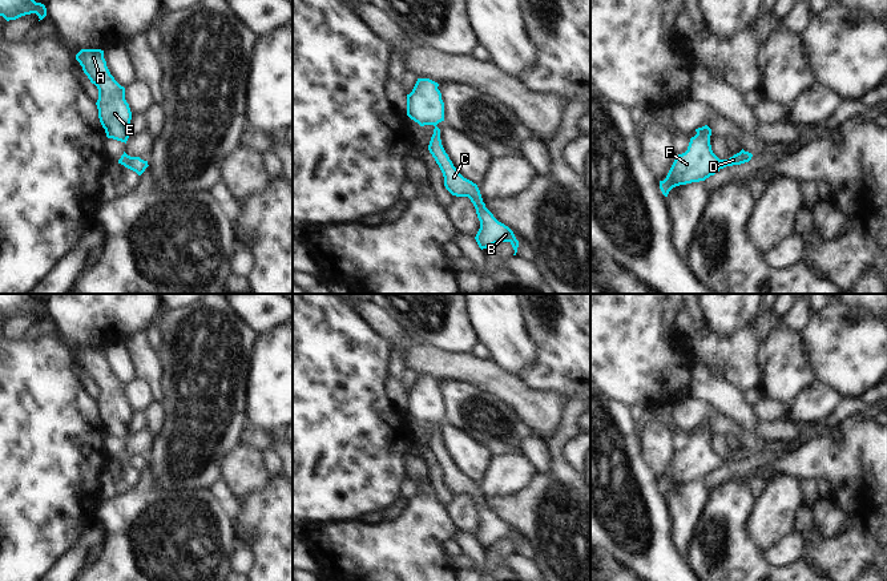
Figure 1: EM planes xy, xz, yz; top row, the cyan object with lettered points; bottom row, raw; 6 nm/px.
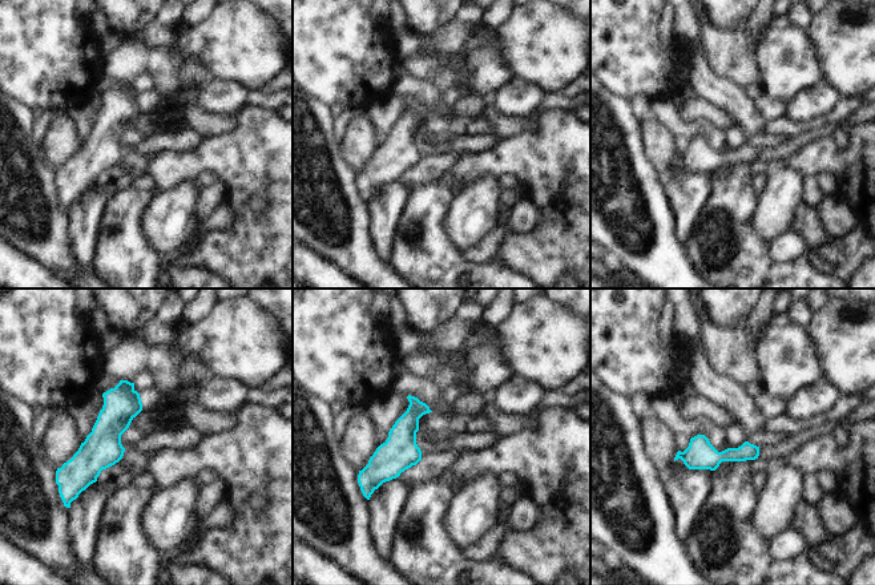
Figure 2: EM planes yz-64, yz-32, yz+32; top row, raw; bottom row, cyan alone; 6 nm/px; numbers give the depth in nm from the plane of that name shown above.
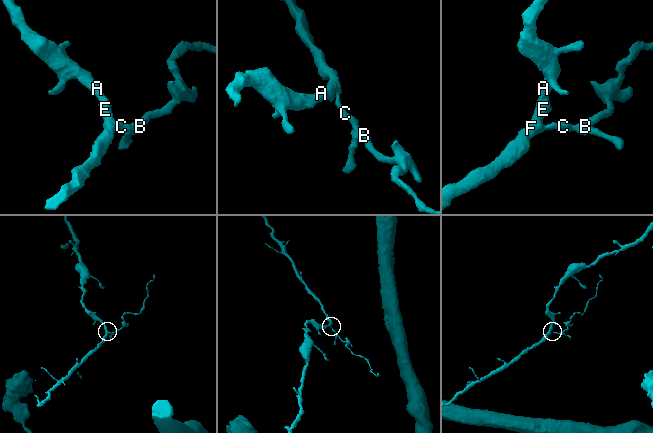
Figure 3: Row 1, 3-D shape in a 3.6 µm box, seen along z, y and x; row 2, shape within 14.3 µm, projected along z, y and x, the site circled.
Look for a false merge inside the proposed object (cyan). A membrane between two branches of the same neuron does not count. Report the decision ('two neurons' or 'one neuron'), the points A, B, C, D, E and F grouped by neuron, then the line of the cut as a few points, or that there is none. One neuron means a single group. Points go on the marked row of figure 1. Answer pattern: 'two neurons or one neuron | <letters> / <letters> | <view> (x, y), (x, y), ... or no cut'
one neuron | A B C D E F | no cut

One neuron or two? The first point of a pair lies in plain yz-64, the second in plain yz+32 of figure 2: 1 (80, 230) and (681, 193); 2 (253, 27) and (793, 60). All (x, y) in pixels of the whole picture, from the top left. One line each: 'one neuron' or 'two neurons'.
1: one neuron
2: two neurons

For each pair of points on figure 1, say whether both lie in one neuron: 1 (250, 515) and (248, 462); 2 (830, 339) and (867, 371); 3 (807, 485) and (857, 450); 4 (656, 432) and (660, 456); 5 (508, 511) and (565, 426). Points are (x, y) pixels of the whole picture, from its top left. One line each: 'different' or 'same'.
1: different
2: same
3: different
4: same
5: same

